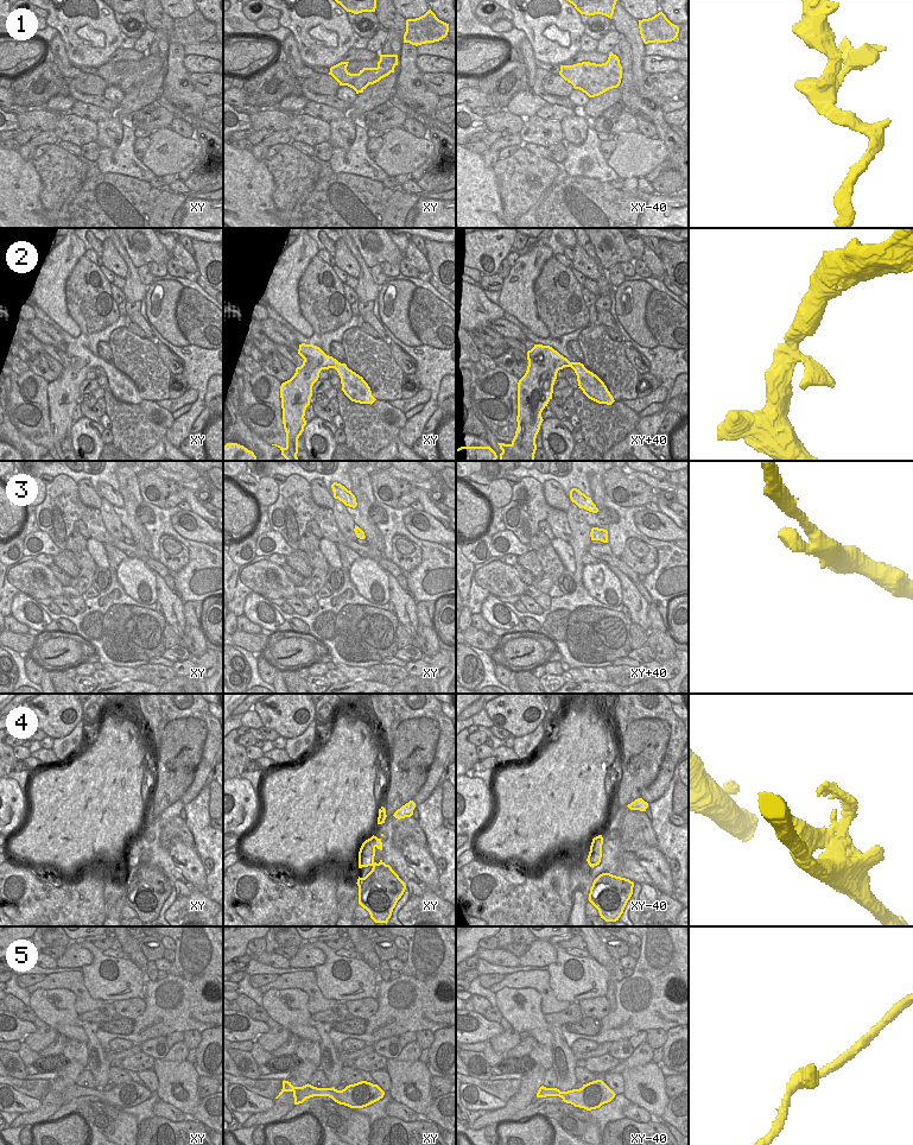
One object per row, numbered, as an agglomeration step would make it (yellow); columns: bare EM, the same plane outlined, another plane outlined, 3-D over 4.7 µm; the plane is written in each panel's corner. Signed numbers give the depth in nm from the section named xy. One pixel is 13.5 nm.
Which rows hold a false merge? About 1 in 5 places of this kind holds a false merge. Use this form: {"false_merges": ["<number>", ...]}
{"false_merges": []}

